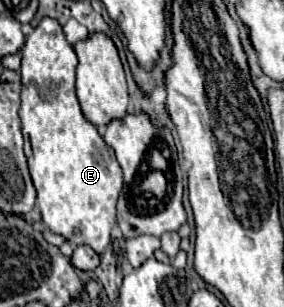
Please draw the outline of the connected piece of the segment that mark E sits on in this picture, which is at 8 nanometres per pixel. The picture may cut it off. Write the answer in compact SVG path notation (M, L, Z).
M42 18L42 22L34 28L34 32L26 38L26 44L22 46L20 120L22 120L22 134L31 144L29 152L32 157L27 157L27 161L38 194L36 202L42 212L42 222L50 232L64 236L72 244L86 244L96 254L102 254L112 240L110 232L116 224L116 200L122 190L122 170L116 162L114 150L106 146L96 126L92 126L80 110L74 92L76 64L78 64L76 52L66 42L62 26L54 18Z

